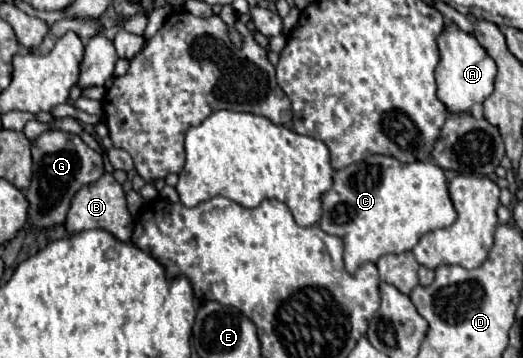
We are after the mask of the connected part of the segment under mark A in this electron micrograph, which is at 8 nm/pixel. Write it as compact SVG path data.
M455 22L445 24L443 32L437 36L437 48L441 56L435 70L439 100L449 112L469 112L473 102L483 102L491 94L497 66L479 40L473 34L463 32Z

